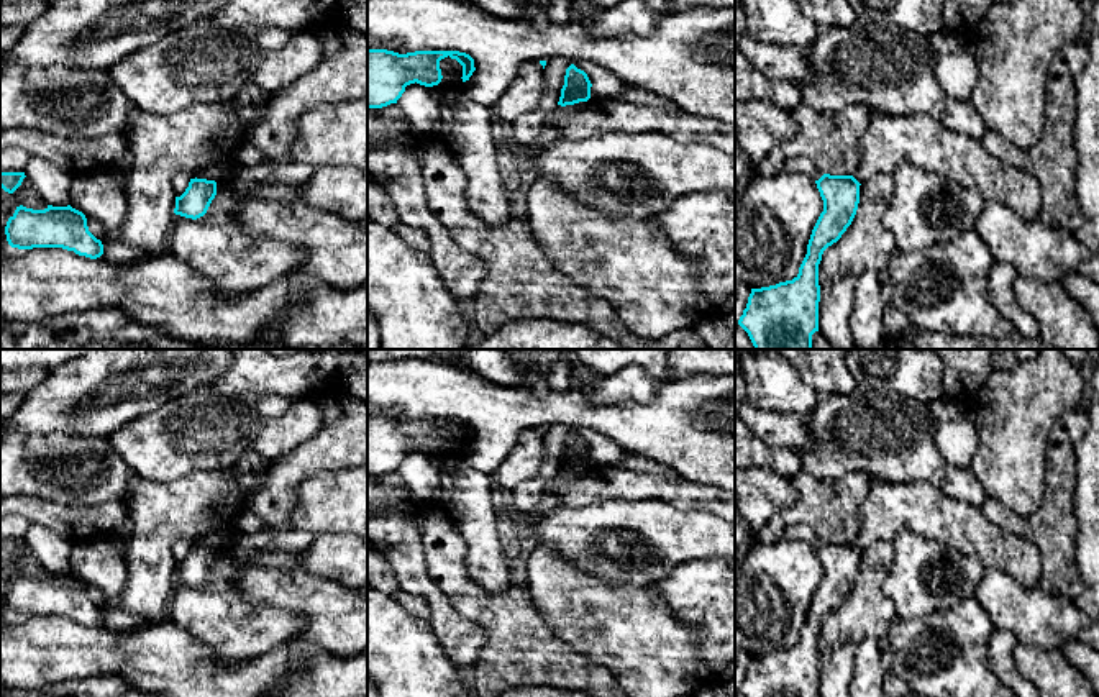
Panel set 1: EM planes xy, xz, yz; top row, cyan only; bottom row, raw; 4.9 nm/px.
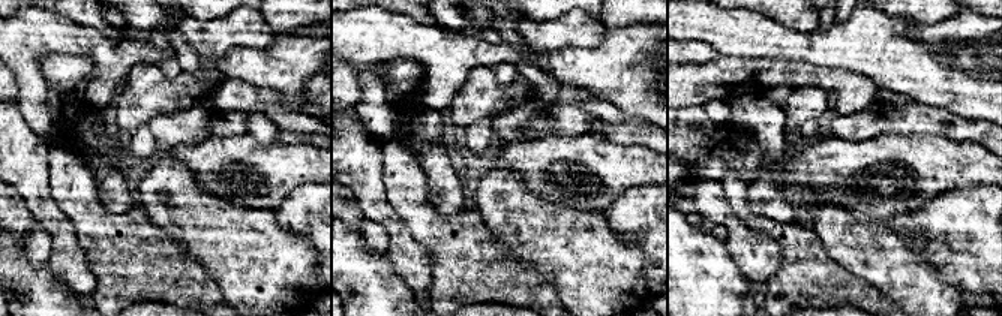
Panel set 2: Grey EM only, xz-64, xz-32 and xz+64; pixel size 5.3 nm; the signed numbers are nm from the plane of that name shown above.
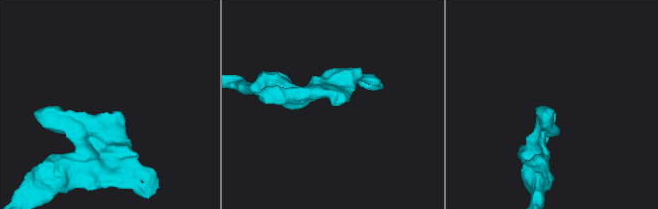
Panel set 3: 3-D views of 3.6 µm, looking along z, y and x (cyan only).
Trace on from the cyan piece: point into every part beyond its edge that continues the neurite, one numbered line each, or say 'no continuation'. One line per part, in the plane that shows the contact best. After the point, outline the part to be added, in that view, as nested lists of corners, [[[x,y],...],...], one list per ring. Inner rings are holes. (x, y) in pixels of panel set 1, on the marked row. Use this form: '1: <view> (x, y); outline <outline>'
no continuation

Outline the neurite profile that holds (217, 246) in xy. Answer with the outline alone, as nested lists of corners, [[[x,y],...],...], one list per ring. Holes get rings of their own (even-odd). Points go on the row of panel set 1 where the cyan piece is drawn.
[[[233,166],[217,182],[217,195],[197,220],[176,215],[171,253],[185,261],[228,298],[262,289],[297,267],[303,249],[297,243],[251,238],[243,226],[243,208],[251,197],[290,207],[302,185],[272,182],[271,169]]]

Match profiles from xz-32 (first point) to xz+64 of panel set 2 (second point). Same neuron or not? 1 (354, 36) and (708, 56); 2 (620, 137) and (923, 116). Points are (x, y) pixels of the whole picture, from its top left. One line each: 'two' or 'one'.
1: two
2: one

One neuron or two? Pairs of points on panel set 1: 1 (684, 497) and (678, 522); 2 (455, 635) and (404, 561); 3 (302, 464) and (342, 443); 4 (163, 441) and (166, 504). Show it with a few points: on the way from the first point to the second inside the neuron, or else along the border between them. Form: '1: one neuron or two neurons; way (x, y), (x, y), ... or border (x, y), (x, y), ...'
1: two neurons; border (643, 499), (717, 517)
2: one neuron; way (443, 617), (437, 599), (417, 579)
3: one neuron; way (312, 456), (332, 448)
4: two neurons; border (202, 471), (169, 481), (150, 481), (133, 474)

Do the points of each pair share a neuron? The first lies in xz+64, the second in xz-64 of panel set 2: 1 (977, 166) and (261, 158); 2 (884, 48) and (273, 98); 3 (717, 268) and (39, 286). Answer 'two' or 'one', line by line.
1: one
2: two
3: one

